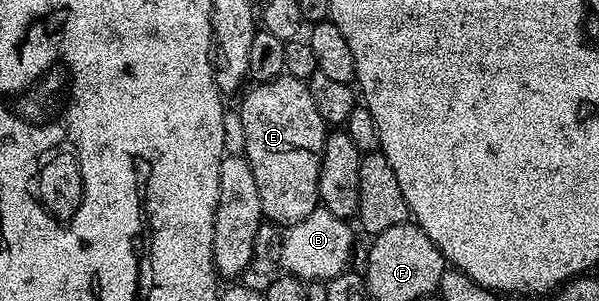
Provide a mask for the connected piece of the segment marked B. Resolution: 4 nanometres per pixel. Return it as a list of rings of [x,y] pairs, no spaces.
[[[317,208],[301,223],[288,225],[282,230],[283,242],[279,245],[279,265],[284,274],[298,277],[304,283],[332,281],[337,275],[348,272],[351,252],[355,249],[355,233],[342,217],[333,211]]]

